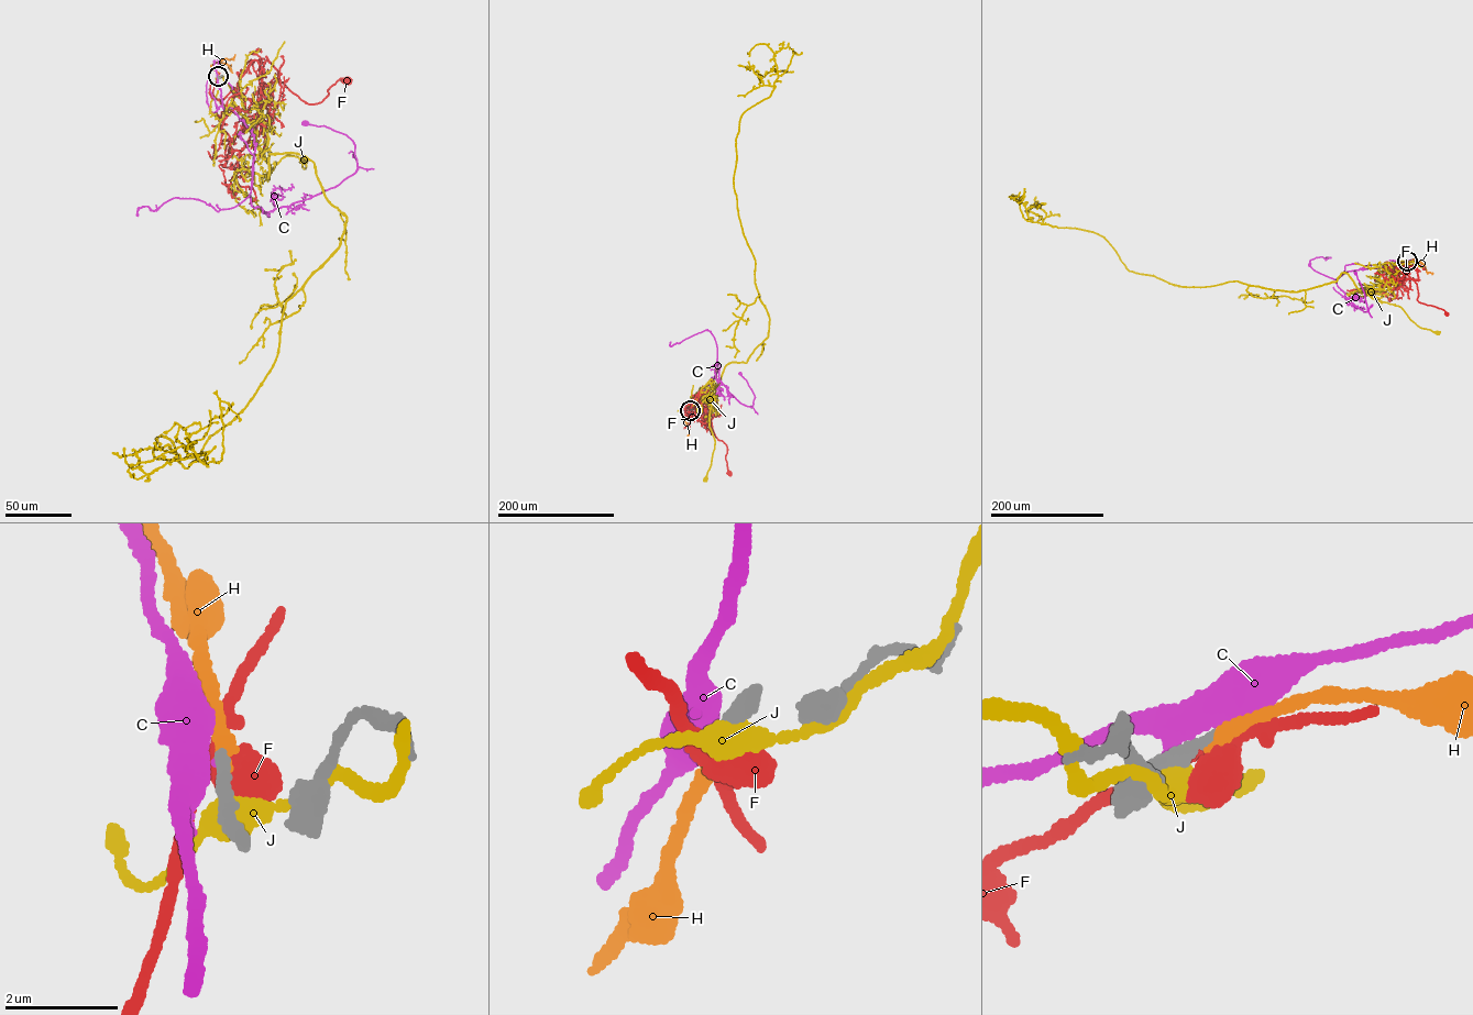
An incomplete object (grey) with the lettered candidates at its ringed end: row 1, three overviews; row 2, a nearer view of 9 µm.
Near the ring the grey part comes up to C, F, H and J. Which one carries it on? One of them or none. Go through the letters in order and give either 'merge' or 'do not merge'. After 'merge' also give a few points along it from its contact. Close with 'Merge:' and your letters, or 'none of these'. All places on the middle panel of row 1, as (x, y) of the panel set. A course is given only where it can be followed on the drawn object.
C: do not merge
F: do not merge
H: merge; course (690, 410), (684, 417), (686, 423), (697, 414)
J: do not merge
Merge: H

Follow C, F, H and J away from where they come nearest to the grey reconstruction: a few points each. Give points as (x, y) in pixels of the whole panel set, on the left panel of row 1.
C: (218, 76), (222, 107), (253, 134), (253, 207), (288, 207), (355, 170), (352, 140), (305, 123)
F: (218, 76), (215, 99), (231, 91), (232, 100), (237, 91), (260, 110), (275, 81), (311, 105), (348, 80)
H: (218, 76), (210, 65), (232, 58), (235, 54)
J: (218, 77), (222, 76), (242, 101), (270, 167), (267, 180), (284, 156), (298, 157), (304, 168), (306, 160)

